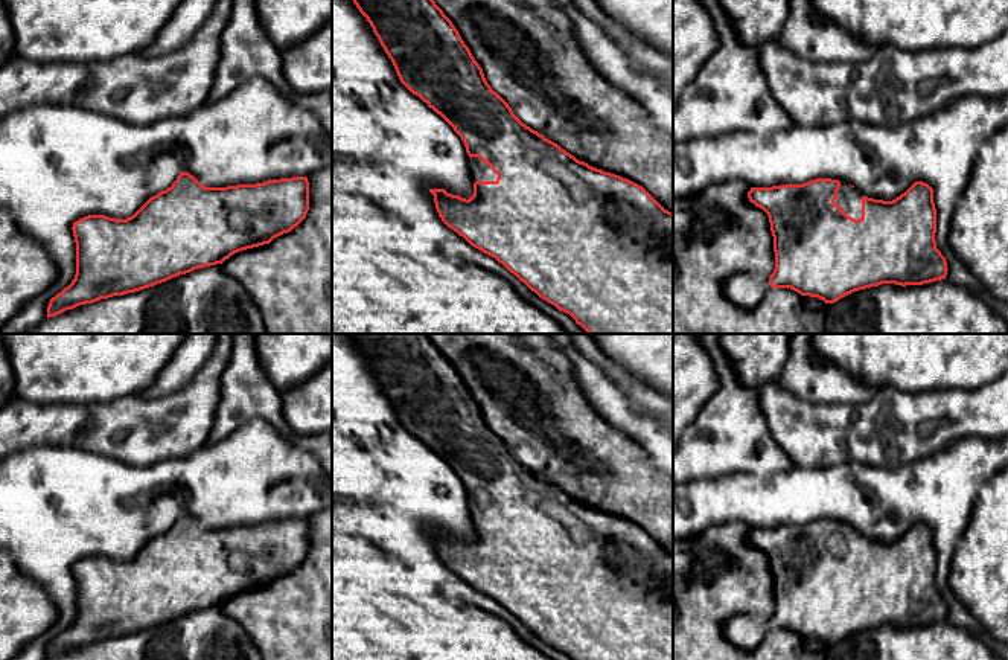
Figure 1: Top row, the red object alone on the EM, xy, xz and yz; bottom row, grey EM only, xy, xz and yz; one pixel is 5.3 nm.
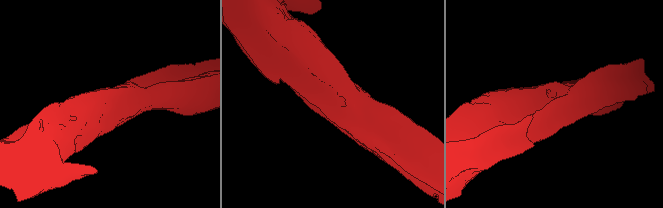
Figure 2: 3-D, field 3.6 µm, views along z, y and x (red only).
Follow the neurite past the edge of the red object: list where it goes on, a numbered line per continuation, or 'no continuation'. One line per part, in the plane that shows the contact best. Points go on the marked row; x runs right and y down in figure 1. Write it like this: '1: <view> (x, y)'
1: xz (481, 171)

